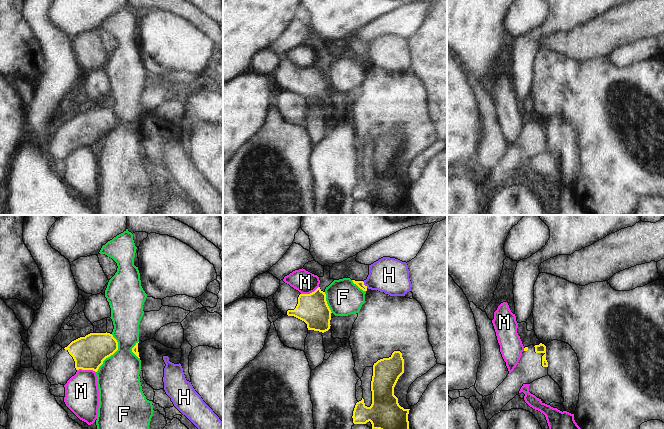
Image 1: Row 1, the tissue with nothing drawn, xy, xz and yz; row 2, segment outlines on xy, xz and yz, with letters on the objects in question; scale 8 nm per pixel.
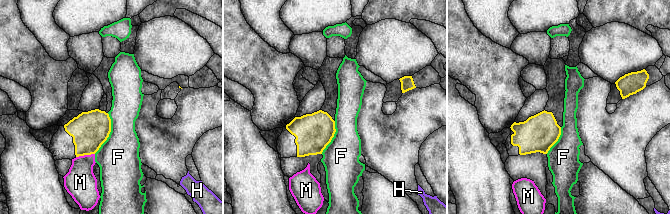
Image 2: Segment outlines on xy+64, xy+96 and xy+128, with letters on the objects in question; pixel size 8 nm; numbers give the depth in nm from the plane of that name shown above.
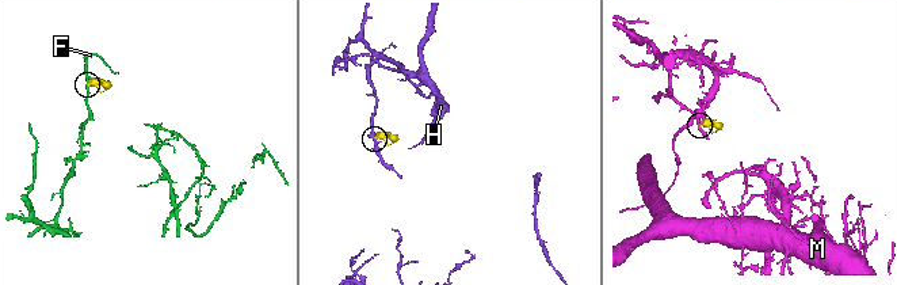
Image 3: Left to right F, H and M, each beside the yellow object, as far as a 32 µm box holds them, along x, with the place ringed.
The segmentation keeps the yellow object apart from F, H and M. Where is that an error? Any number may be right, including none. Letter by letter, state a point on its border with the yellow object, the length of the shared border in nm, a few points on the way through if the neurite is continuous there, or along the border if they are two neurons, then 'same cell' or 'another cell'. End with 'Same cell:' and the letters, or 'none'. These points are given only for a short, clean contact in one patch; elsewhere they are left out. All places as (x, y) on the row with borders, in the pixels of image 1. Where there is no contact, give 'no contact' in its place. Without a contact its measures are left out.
F: xy (112, 354) | 340 nm | another cell
H: xz (363, 284) | 70 nm | along xz (362, 281), (367, 287) | another cell
M: xy (86, 369) | 150 nm | along xy (77, 369), (92, 369), (95, 372) | another cell
Same cell: none

